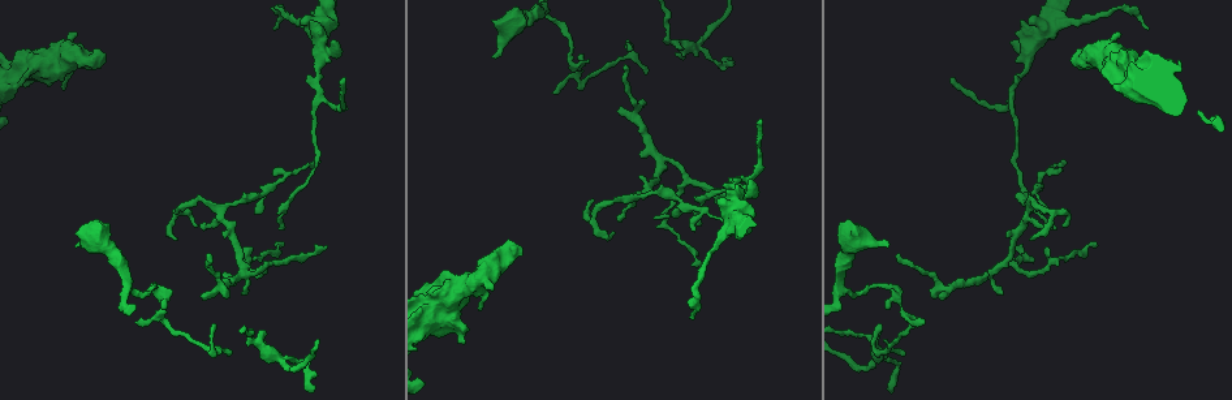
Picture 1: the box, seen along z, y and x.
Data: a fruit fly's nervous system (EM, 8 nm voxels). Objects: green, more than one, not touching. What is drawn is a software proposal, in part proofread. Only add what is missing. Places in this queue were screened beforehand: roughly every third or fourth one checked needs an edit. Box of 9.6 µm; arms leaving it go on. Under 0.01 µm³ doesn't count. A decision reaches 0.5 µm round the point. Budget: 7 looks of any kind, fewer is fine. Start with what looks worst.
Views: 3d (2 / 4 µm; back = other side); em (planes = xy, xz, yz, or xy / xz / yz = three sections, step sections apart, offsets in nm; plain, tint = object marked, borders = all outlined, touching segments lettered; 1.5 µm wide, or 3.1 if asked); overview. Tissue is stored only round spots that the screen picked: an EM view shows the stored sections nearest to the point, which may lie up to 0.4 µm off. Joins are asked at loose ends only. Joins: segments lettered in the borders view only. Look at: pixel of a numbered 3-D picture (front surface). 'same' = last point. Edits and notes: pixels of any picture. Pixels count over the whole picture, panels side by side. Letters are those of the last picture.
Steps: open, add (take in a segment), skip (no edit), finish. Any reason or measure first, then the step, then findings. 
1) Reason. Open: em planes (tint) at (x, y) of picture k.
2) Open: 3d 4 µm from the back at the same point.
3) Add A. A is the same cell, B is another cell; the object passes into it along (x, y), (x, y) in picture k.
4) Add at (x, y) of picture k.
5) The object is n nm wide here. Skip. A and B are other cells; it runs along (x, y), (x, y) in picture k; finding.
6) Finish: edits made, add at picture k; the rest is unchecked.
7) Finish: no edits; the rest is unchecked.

An open end. Open: em xy step 4 (borders) at (75, 35) of picture 1.

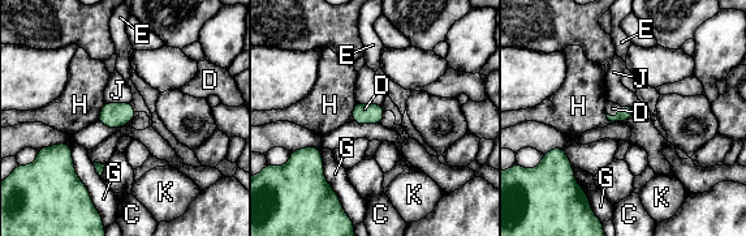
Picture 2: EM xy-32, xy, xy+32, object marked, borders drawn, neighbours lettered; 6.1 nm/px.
Add at (612, 108) of picture 2. D is the same cell, C, E, G, H, J and K are other cells; the cell continues.

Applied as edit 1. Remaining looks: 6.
Redraw. Open: overview.

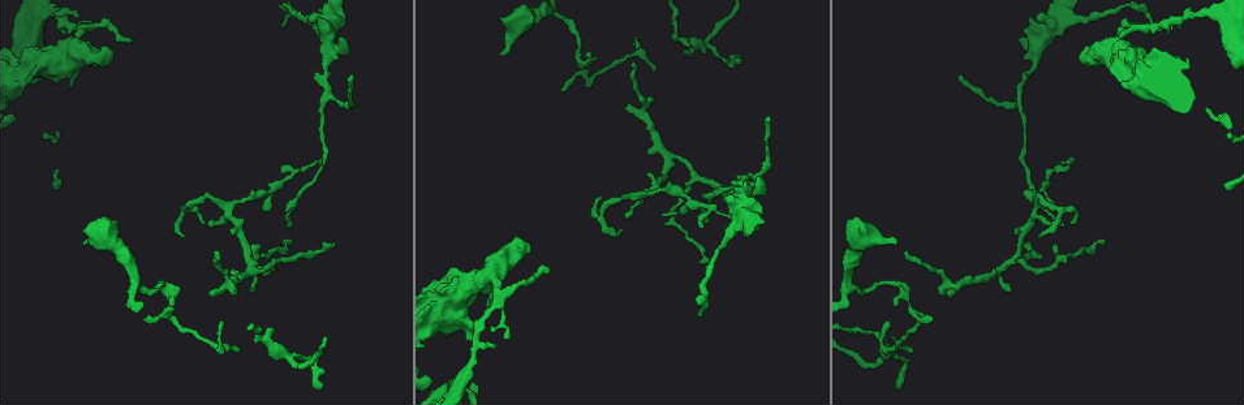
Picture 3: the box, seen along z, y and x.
Thin end. Open: 3d 2 µm at (351, 75) of picture 3.

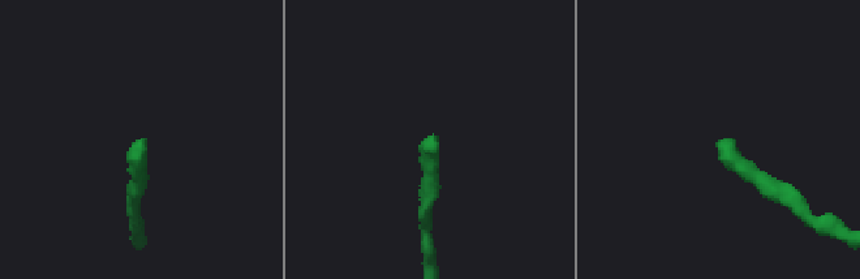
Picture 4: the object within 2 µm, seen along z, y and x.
Need the tissue. Open: em yz step 8 (tint) at (435, 145) of picture 4.

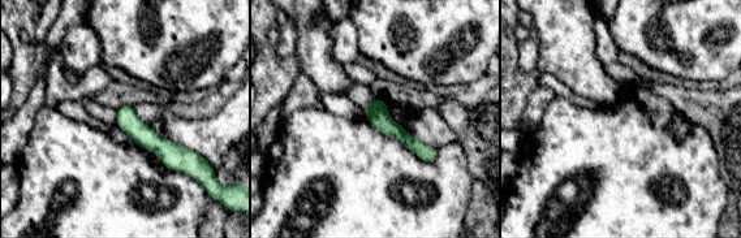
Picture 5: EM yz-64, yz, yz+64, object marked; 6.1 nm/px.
Open: em planes (borders) at the same point.

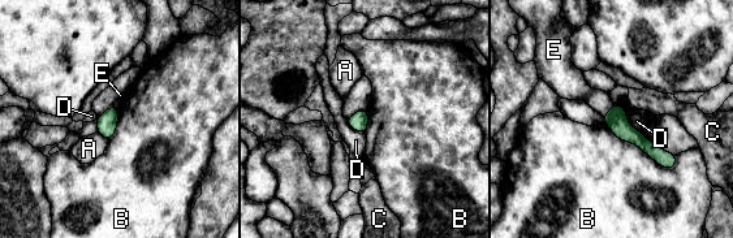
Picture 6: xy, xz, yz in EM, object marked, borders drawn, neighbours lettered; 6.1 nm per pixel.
Skip. A, B, C, D and E are other cells; it runs along (607, 118), (612, 118), (671, 164) in picture 6; none of them fits.

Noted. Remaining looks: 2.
Long arm stops here. Open: 3d 4 µm at (705, 220) of picture 3.

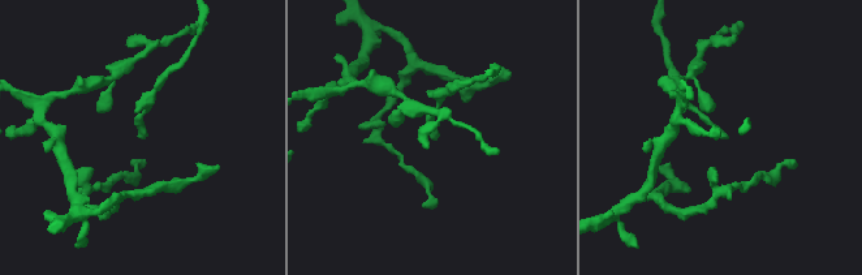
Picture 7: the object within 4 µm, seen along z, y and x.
Open: em yz step 8 (borders) at (434, 138) of picture 7.

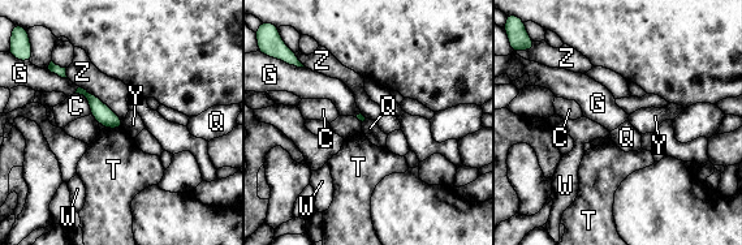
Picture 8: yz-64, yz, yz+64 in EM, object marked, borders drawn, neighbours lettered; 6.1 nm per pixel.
Skip. C, G, Q, T, W, Y and Z are other cells; a border runs along (104, 127), (121, 128) in picture 8; none of them fits.

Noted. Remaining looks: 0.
Finish: edits made, add at picture 2; the rest is unchecked.

